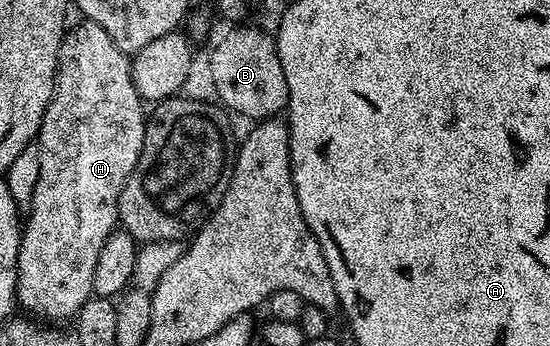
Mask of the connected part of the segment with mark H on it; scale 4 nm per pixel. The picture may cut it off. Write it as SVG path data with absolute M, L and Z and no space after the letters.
M84 19L79 22L81 25L73 24L67 30L60 44L58 51L58 63L56 64L56 82L50 103L44 112L44 118L40 124L38 134L38 146L40 145L40 162L34 168L36 186L34 187L34 203L31 211L26 215L26 220L22 225L20 234L20 250L18 251L18 263L16 264L16 300L19 308L25 309L25 314L31 315L36 319L43 319L48 323L64 323L64 320L75 318L80 312L80 308L88 302L89 297L93 296L92 284L94 283L94 267L98 267L98 255L106 243L106 239L111 233L117 232L120 212L118 211L118 199L122 187L126 183L128 176L134 171L138 159L142 155L142 143L144 142L144 126L146 124L146 109L142 106L141 97L131 79L131 65L129 54L123 53L98 27L98 23Z

